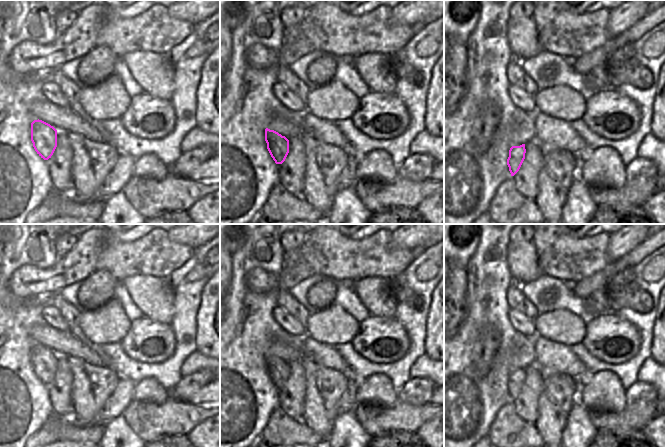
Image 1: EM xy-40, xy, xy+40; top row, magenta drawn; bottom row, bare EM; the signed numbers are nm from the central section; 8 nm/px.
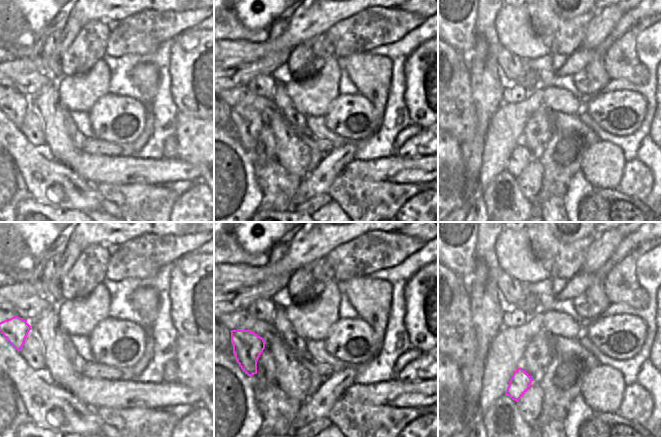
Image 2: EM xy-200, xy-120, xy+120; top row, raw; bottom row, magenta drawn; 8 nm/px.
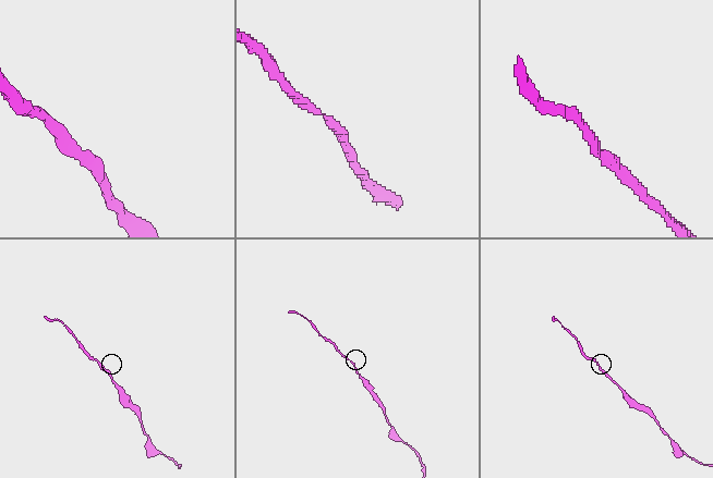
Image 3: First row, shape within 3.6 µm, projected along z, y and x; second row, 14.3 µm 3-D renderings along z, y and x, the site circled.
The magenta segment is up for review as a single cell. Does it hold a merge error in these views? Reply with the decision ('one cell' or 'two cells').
one cell

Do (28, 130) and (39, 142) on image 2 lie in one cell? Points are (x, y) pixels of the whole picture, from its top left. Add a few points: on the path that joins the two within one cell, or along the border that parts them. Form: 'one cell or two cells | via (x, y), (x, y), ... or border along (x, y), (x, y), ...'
one cell | via (31, 133), (36, 139)

